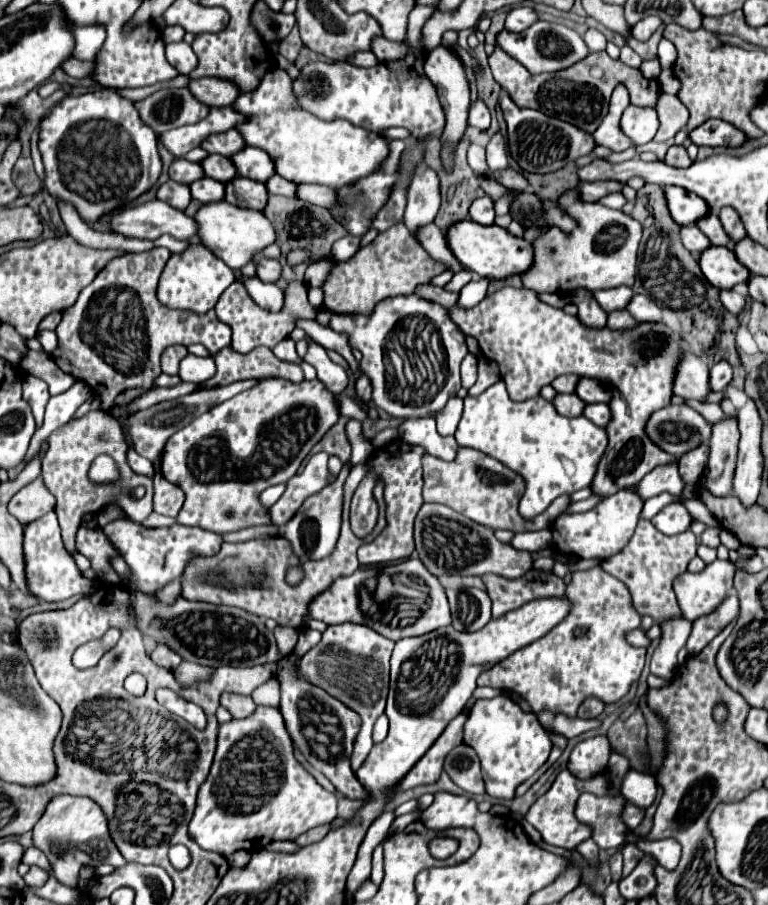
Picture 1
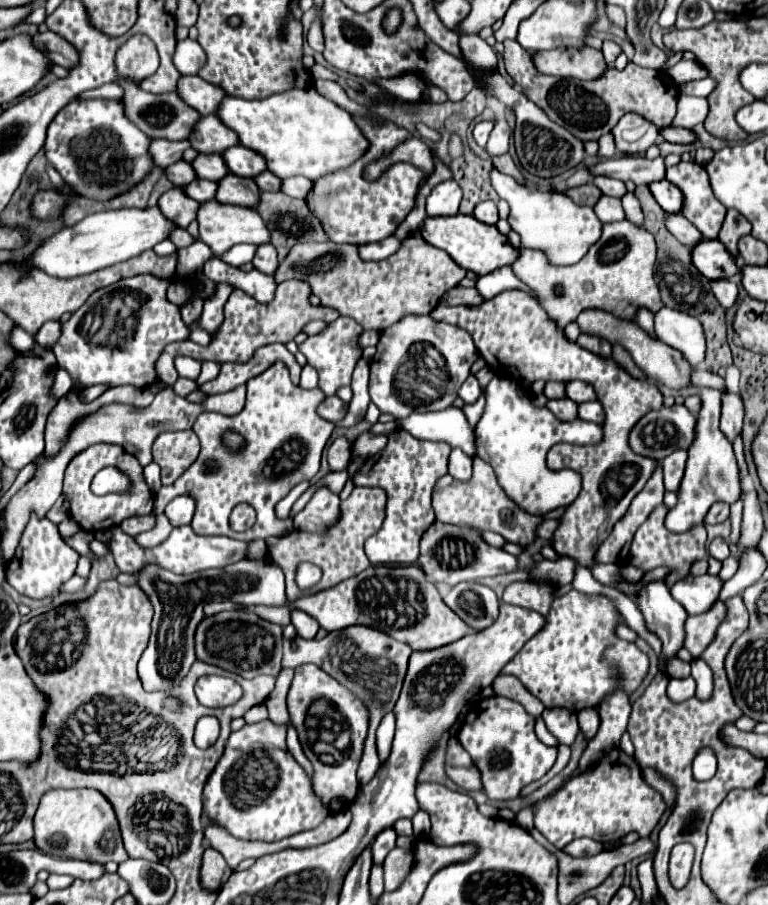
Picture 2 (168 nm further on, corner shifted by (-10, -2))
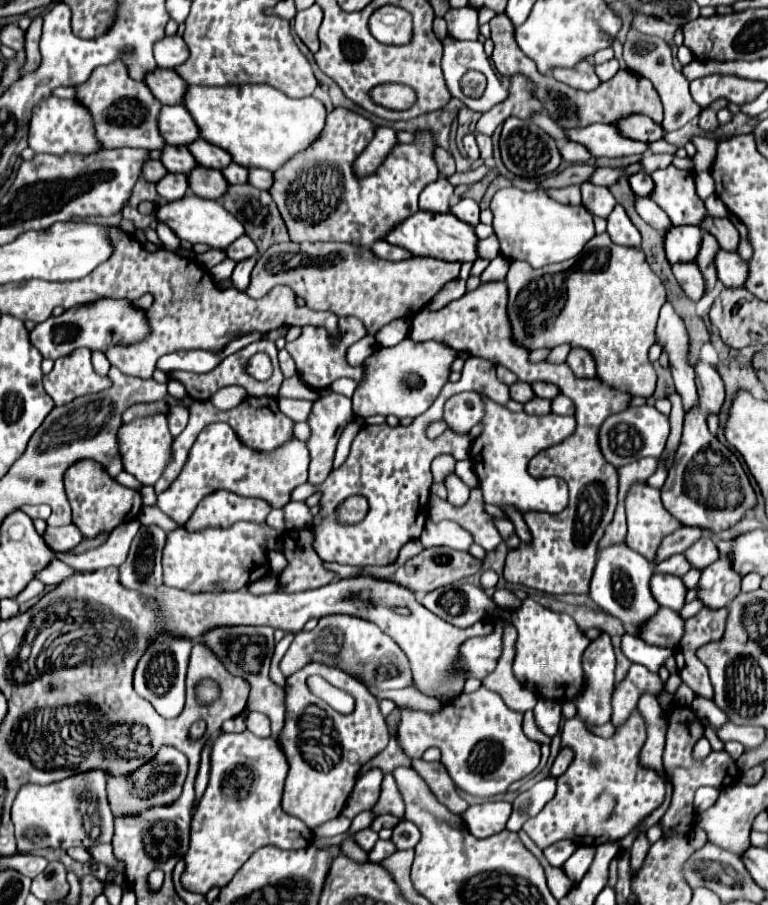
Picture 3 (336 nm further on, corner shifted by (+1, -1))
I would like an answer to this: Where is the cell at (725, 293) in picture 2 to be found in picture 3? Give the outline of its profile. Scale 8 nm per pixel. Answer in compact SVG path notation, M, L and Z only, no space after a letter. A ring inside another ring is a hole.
M694 261L672 265L672 273L674 273L676 281L680 283L680 287L684 289L684 293L692 301L700 301L702 299L704 281L702 281L702 273L698 273L698 265L694 265Z

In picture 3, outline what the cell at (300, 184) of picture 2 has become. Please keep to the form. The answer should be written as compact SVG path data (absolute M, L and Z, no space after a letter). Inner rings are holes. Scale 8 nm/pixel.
M252 167L248 169L248 183L258 187L258 189L268 189L270 187L270 181L272 181L272 173L266 171L266 169L260 169L260 167Z

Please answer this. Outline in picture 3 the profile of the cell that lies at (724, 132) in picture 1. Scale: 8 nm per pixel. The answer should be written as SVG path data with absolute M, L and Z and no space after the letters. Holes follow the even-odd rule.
M646 115L622 117L616 123L616 127L618 127L622 137L636 139L636 141L646 141L646 143L658 141L658 139L662 139L666 135L664 129L660 125L654 125L654 121L650 121L650 117L646 117Z

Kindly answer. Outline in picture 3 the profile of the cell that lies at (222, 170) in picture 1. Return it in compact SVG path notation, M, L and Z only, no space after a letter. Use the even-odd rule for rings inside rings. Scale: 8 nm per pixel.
M164 145L162 155L160 155L162 165L168 169L168 173L188 173L192 165L196 163L194 157L186 147L174 147L174 145Z

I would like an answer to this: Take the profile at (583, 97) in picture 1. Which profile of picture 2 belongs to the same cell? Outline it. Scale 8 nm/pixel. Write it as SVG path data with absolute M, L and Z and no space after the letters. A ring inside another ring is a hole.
M505 40L503 62L507 74L521 88L521 92L535 102L553 122L565 126L571 134L579 136L583 142L599 140L603 134L611 132L619 118L627 112L637 112L657 124L659 128L669 126L677 104L677 86L667 72L639 68L629 62L623 70L607 68L601 78L577 80L577 78L557 78L539 74L531 62L531 54L515 40Z

